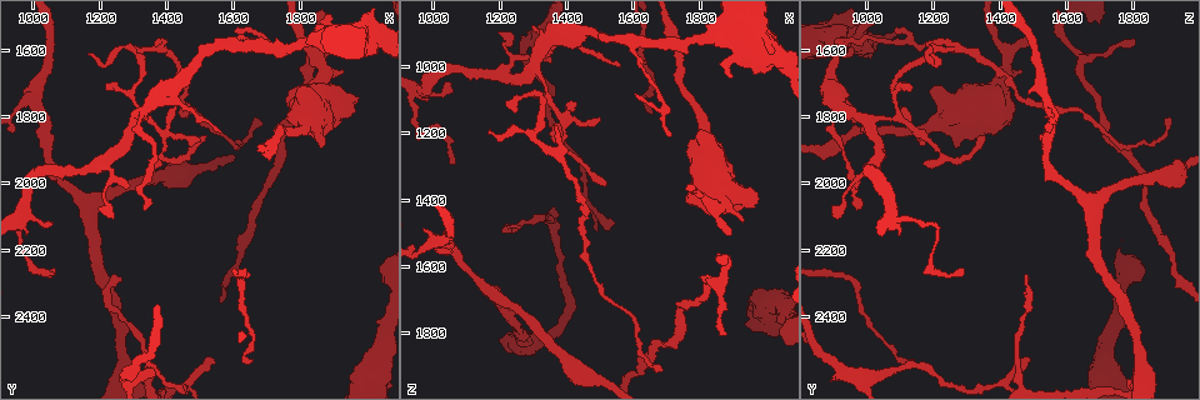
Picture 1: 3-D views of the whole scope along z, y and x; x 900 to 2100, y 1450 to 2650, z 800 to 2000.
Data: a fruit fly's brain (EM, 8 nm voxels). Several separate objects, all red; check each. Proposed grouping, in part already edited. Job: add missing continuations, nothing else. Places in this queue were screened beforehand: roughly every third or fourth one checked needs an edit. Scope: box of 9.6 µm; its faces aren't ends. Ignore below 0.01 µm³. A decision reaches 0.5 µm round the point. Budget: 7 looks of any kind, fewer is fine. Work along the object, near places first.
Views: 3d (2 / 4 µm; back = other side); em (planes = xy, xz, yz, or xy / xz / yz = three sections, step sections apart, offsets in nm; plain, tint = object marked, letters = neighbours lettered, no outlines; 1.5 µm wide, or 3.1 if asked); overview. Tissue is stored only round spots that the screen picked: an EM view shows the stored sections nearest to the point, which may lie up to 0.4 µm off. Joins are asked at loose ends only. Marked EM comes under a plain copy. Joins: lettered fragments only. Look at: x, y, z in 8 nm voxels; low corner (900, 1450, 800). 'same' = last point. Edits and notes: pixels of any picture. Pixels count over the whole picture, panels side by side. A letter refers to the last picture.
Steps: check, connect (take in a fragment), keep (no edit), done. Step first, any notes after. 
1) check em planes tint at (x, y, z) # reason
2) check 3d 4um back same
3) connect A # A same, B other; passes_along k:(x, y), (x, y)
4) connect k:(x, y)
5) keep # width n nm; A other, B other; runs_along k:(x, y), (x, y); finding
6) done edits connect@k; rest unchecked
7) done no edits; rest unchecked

check 3d 2um back at (1870, 1900, 1270) # an open end

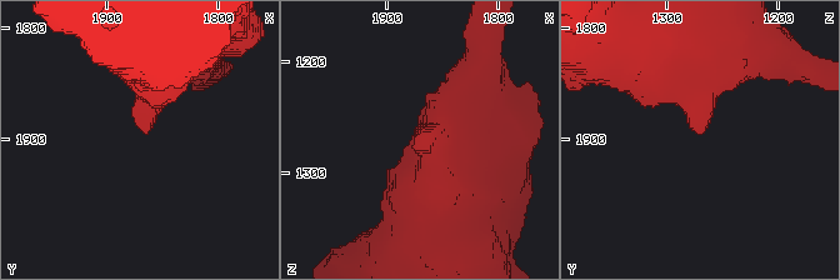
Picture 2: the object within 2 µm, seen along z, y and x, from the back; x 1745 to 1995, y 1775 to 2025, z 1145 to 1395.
check em yz step 8 tint at (1864, 1898, 1270) # shape alone is not enough

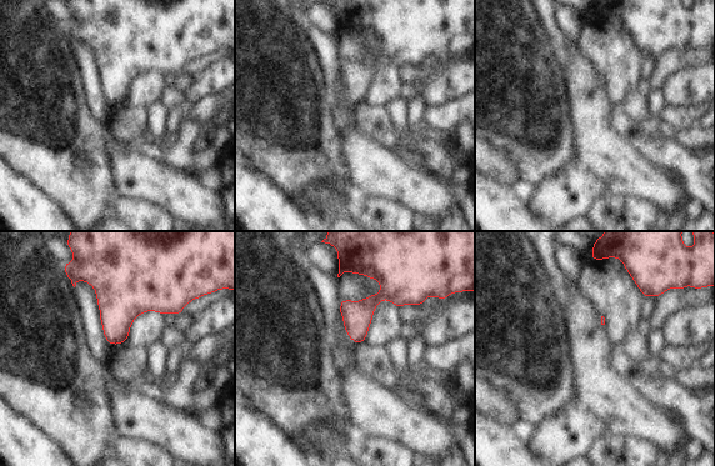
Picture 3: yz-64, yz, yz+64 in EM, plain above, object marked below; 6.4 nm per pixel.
check em planes letters same # cut it another way

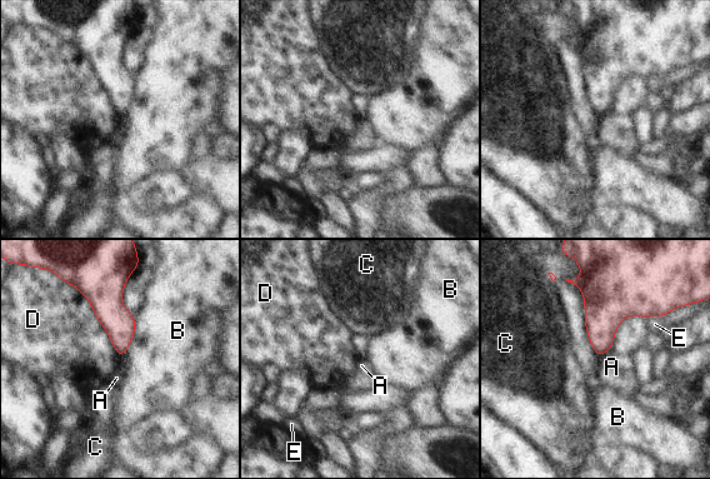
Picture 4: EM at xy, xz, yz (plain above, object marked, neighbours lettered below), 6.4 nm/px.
keep # A other, B other, C other, D other, E other; border 4:(610, 349), (600, 357); no lettered fragment goes on from it

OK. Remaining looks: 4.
check em yz step 8 letters at (1040, 2120, 1040) # free end

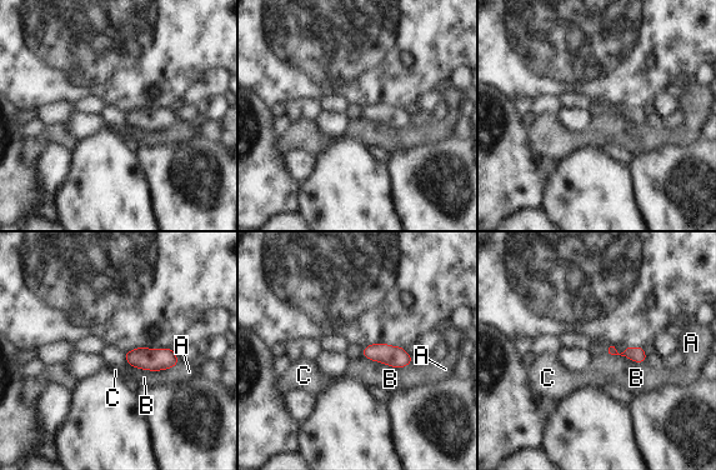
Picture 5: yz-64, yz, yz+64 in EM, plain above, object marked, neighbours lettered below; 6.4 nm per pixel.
keep # A other, B other, C other; border 5:(362, 355), (371, 360); no lettered fragment goes on from it

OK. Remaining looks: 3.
check em xz step 4 letters at (1880, 1590, 1810) # branch stops here

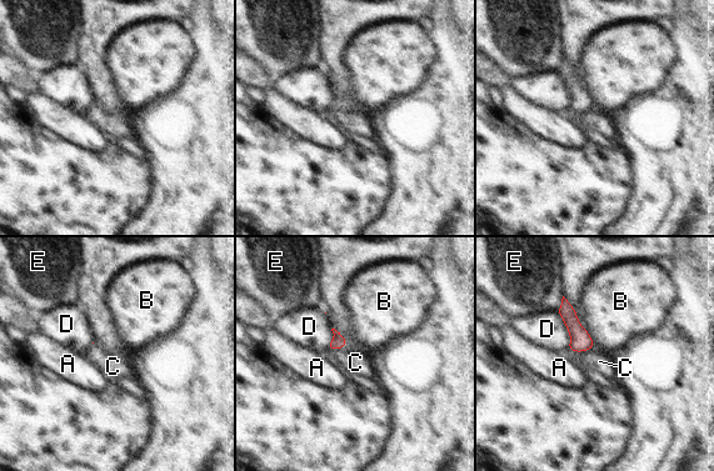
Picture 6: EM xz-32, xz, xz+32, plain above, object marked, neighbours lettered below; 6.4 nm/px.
check em yz step 4 letters same

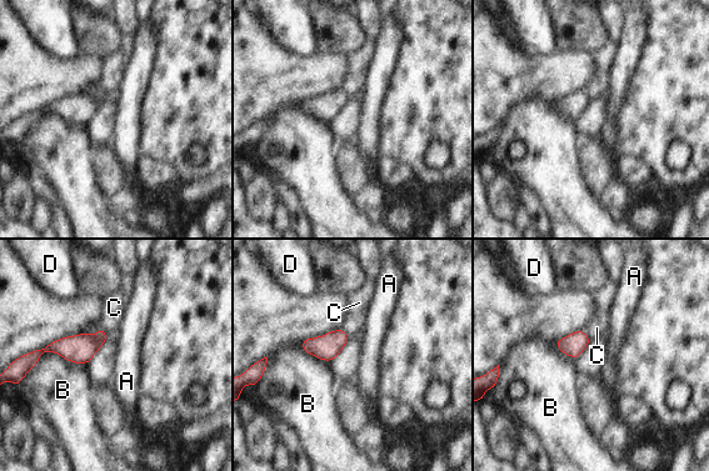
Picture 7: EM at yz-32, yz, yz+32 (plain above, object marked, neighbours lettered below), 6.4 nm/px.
keep # A other, B other, C other, D other; border 7:(76, 362), (44, 352), (30, 370); no lettered fragment goes on from it

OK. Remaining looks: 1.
done no edits; rest unchecked

